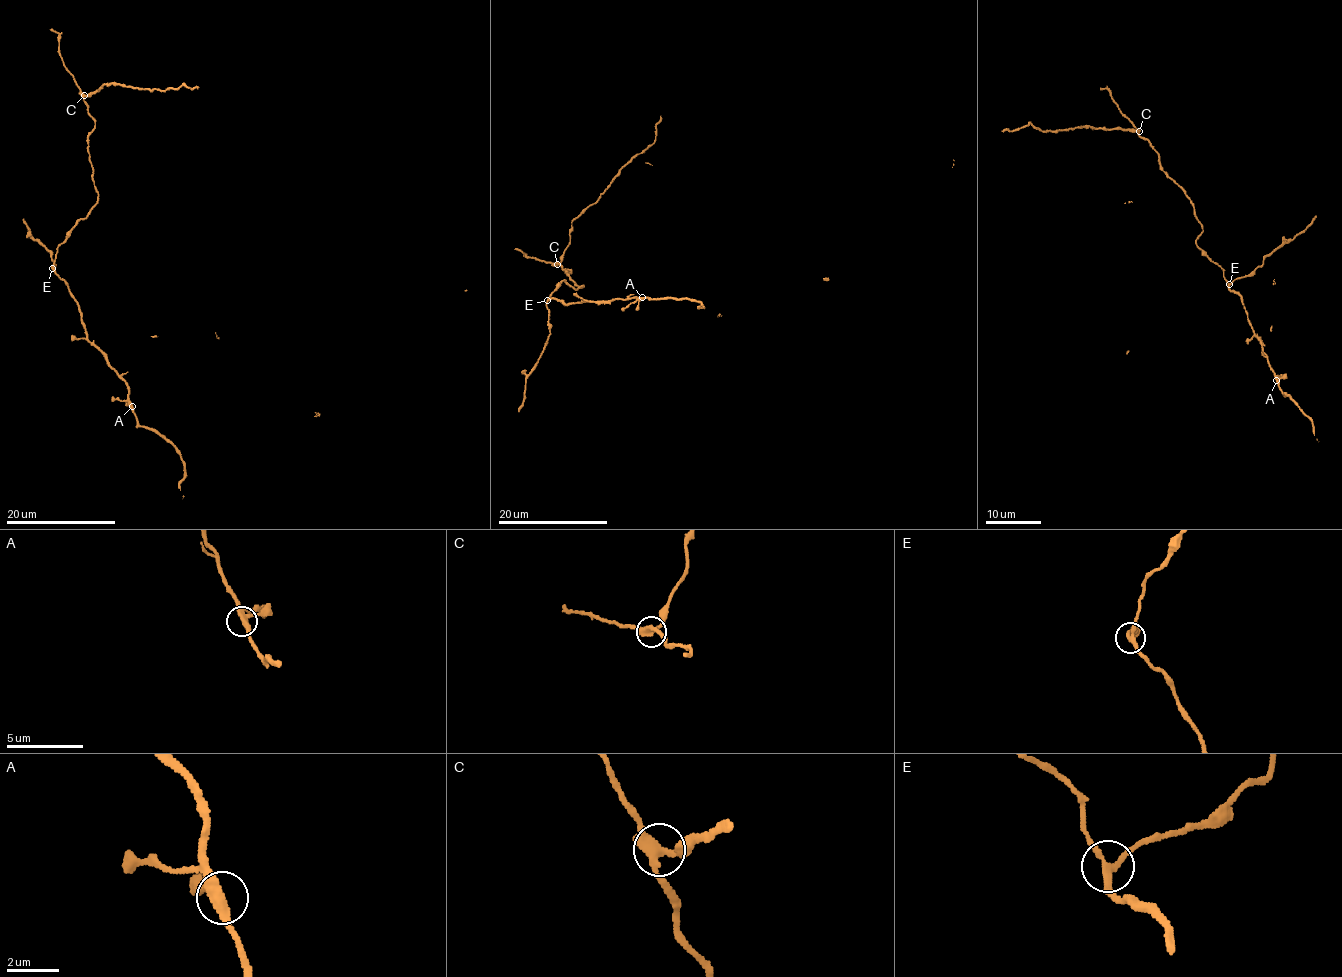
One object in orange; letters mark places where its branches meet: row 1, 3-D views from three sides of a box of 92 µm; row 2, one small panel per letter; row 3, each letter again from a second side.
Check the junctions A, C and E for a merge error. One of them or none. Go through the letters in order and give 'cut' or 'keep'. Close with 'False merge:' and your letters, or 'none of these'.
A: keep
C: cut
E: keep
False merge: C

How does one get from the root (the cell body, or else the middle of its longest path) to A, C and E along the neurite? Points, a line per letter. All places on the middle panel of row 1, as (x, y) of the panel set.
A: (602, 301), (642, 297)
C: (602, 301), (548, 300), (564, 280), (574, 290), (583, 286), (557, 264)
E: (602, 301), (566, 305), (553, 298), (547, 300)

